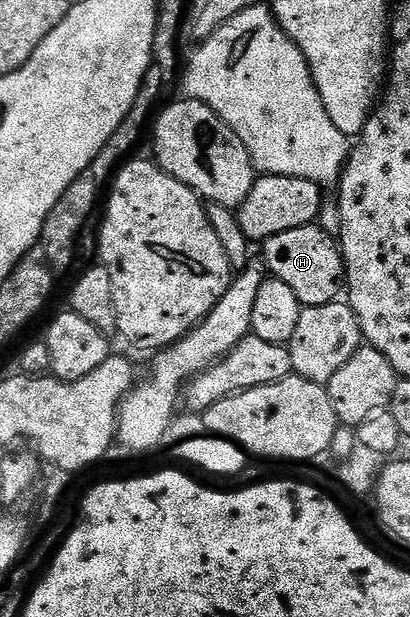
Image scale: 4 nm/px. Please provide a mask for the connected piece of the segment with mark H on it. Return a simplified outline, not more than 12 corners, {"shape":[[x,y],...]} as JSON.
{"shape":[[320,226],[264,240],[263,262],[302,307],[342,294],[345,260]]}

